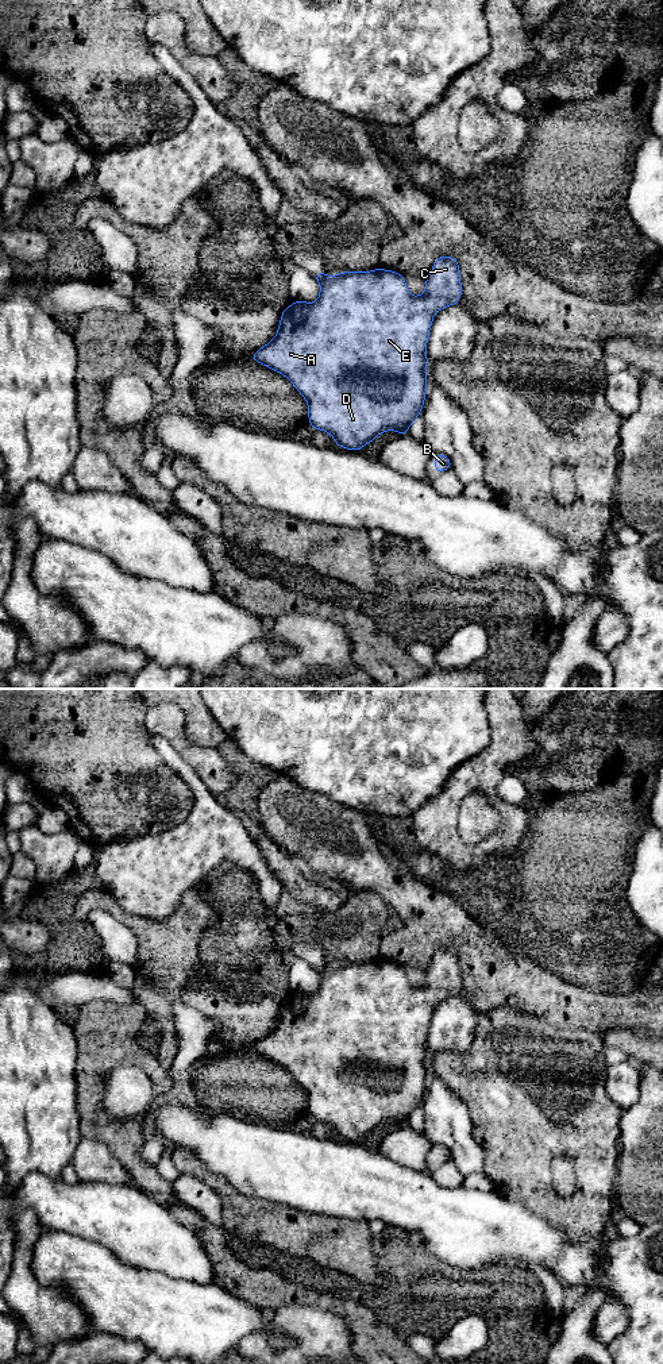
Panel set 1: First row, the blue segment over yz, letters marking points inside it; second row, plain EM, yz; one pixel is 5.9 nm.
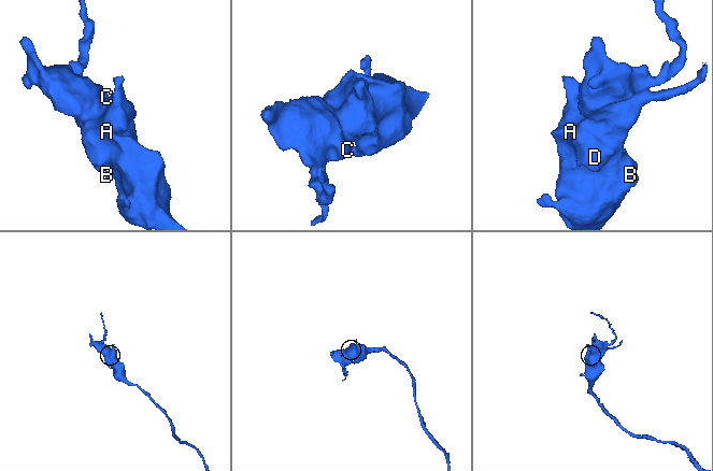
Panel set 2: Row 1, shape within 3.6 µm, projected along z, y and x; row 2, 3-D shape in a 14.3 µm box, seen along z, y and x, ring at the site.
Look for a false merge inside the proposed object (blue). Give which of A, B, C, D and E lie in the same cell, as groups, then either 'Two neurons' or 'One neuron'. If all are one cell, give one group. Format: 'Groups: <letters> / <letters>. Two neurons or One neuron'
Groups: A B C D E. One neuron

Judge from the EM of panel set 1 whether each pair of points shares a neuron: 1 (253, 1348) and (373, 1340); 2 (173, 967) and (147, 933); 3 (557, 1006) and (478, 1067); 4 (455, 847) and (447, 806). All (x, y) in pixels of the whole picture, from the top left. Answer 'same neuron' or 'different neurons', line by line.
1: different neurons
2: same neuron
3: different neurons
4: same neuron

